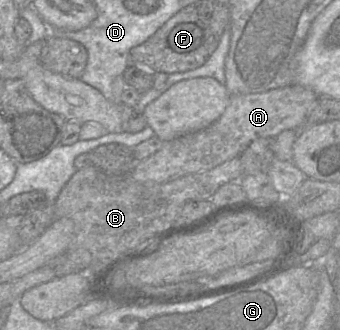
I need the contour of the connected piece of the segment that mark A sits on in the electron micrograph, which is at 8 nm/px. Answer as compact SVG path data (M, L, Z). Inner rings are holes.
M296 84L266 92L232 95L225 112L217 121L205 129L164 141L162 147L156 153L145 160L139 161L133 175L139 174L142 180L160 184L213 169L240 156L249 144L258 138L275 138L284 130L303 128L306 119L315 109L319 99L320 97L311 89Z

